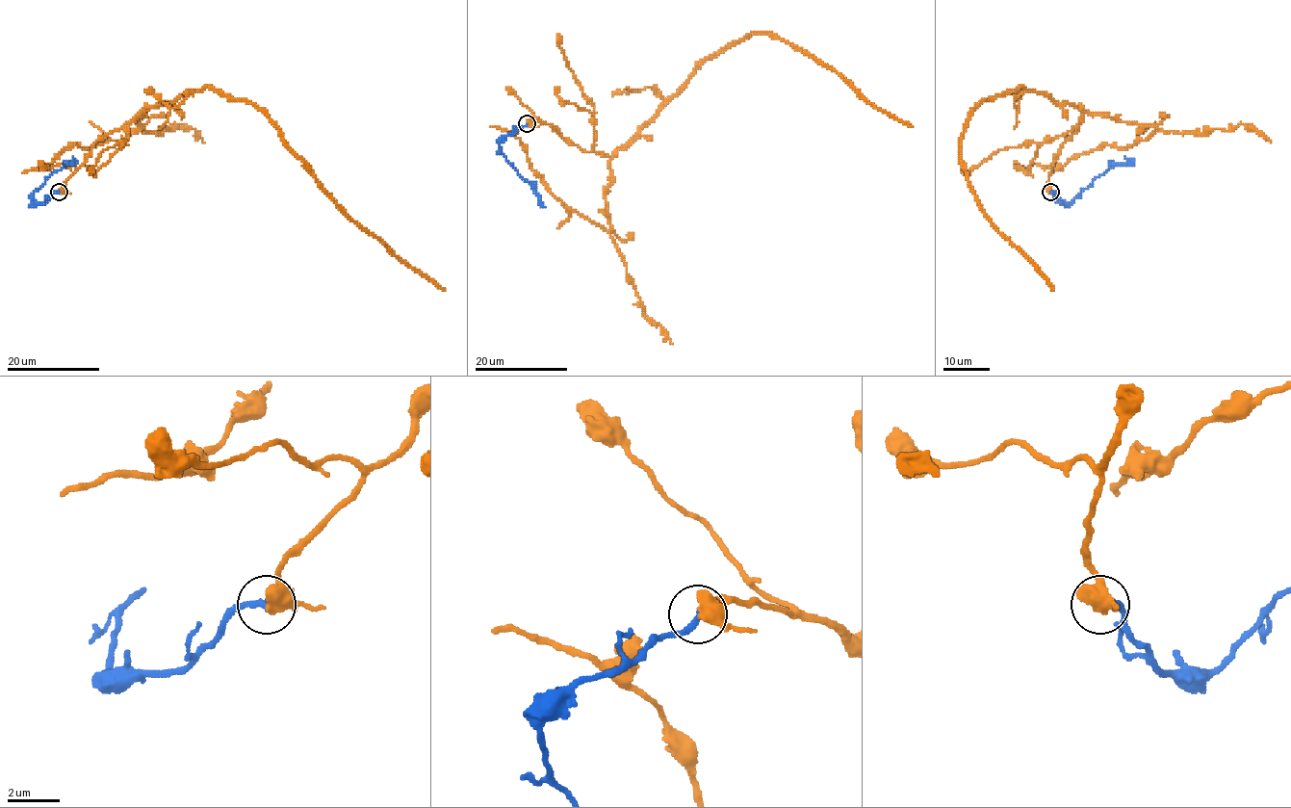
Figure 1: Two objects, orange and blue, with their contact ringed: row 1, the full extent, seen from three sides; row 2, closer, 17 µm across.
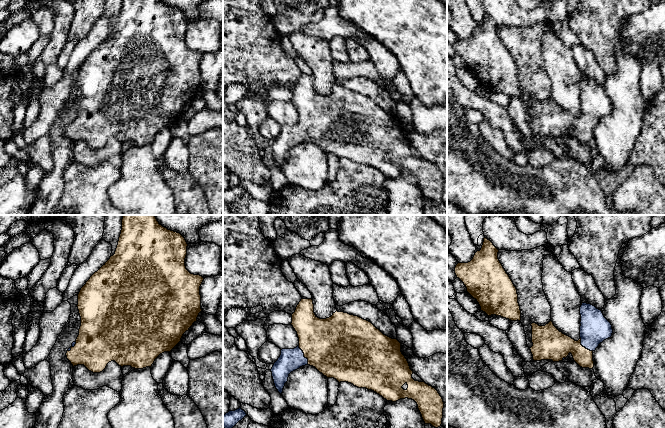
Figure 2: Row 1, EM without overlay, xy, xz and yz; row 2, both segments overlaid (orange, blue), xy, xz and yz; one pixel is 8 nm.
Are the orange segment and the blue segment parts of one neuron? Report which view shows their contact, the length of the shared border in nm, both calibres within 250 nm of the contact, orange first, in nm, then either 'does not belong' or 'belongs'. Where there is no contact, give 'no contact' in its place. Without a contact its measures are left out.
meets orange in xz; contact 180 nm long; 460 nm thick on the orange side, 180 nm on the other; belongs

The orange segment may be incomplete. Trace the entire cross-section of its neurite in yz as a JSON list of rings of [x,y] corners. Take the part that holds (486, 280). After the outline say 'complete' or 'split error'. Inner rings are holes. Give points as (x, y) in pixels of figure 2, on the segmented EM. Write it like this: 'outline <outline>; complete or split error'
outline [[[484,238],[480,251],[468,263],[458,263],[455,274],[477,300],[481,311],[511,321],[521,320],[517,289],[498,259],[499,250]]]; complete

